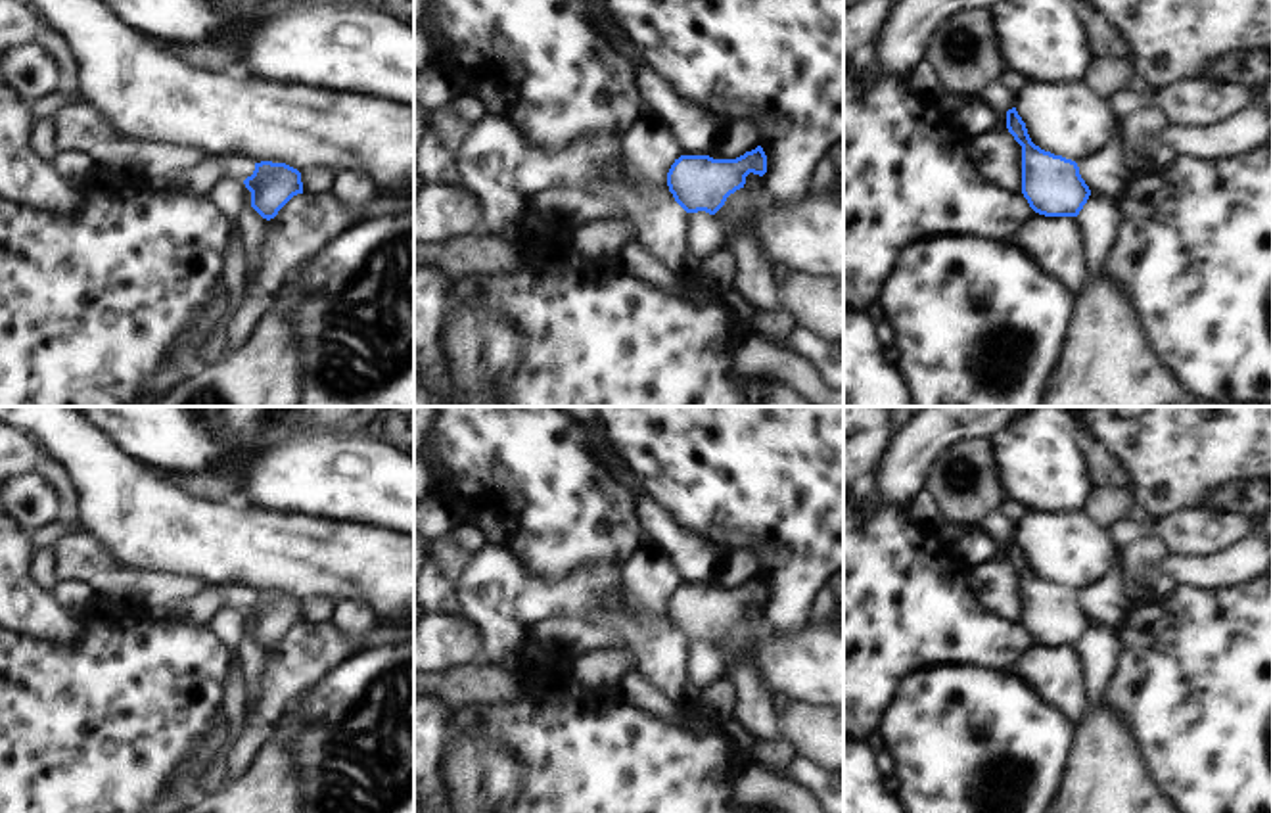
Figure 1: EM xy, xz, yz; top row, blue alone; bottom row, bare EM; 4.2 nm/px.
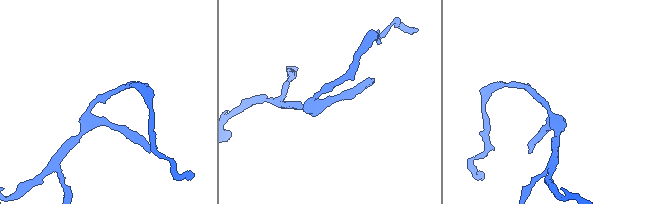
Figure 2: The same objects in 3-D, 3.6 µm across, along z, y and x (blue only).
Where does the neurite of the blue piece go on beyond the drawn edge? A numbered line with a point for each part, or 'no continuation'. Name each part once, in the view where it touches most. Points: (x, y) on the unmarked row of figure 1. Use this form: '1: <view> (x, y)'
no continuation

